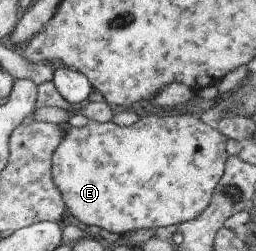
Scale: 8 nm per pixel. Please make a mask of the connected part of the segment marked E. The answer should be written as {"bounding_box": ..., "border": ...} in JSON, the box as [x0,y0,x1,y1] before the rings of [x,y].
{"bounding_box":[52,107,228,235],"border":[[[182,107],[180,112],[179,108],[178,112],[157,110],[122,128],[110,121],[90,120],[81,128],[70,126],[62,133],[60,144],[52,152],[52,180],[66,211],[80,224],[122,235],[194,220],[208,206],[226,166],[225,144],[228,138],[196,115],[184,112]]]}

